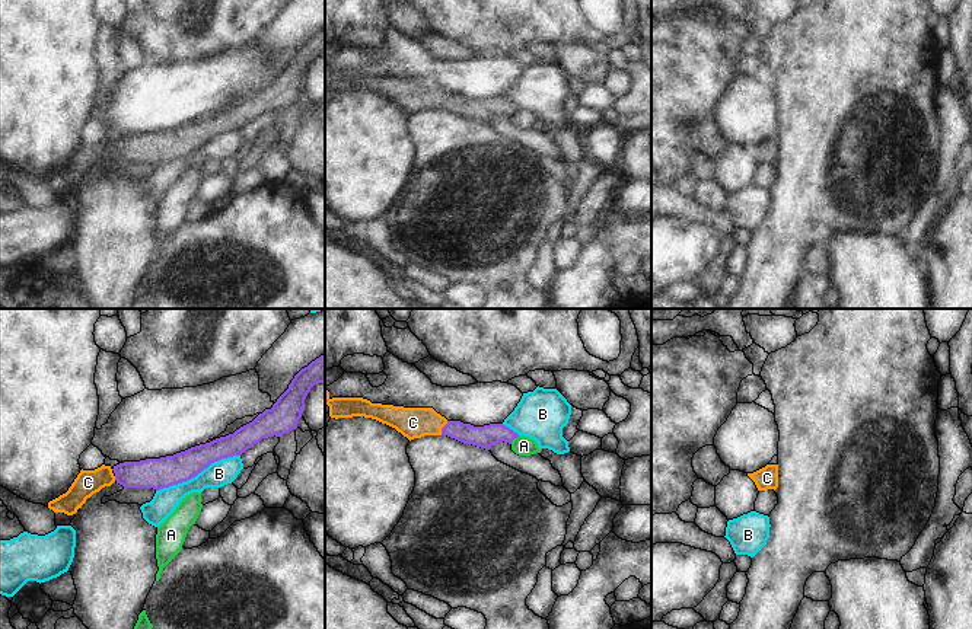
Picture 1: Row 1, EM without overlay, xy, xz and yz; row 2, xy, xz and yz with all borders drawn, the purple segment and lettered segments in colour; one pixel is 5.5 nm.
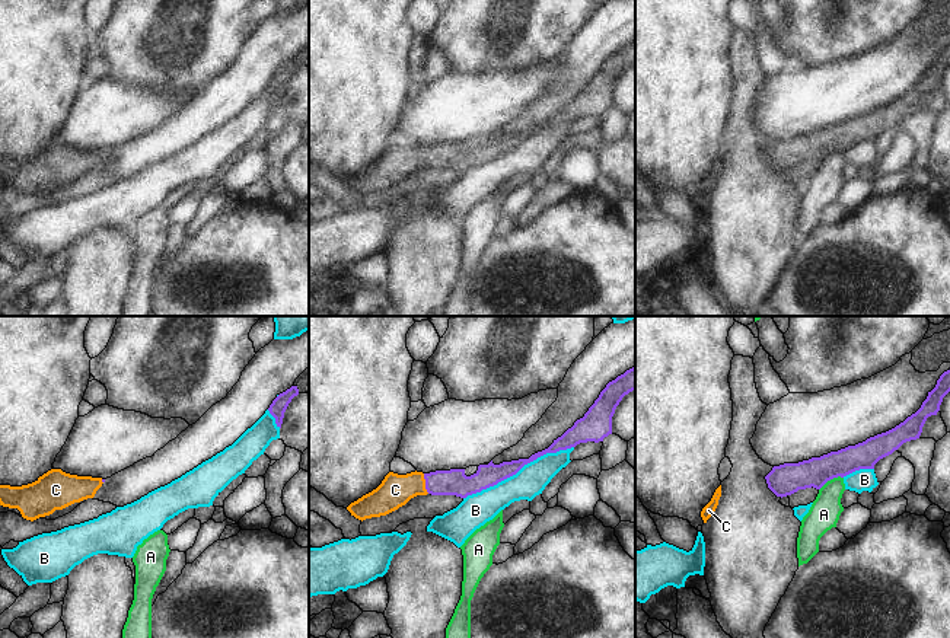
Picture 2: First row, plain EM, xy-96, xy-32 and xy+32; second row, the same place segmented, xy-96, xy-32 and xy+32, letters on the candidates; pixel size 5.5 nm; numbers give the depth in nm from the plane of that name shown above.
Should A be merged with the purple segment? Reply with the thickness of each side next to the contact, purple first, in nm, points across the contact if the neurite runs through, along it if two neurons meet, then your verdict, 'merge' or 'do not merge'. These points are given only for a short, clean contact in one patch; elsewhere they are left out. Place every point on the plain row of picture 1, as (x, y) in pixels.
calibres 120 and 110 nm; border xz (519, 109), (510, 117); do not merge

